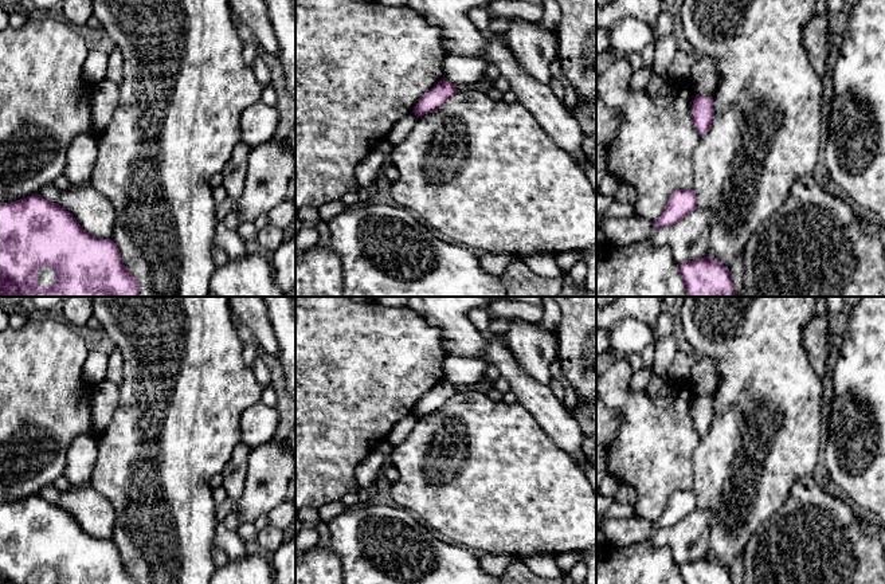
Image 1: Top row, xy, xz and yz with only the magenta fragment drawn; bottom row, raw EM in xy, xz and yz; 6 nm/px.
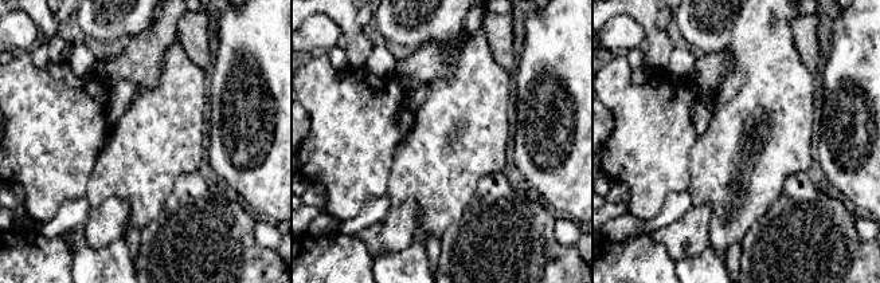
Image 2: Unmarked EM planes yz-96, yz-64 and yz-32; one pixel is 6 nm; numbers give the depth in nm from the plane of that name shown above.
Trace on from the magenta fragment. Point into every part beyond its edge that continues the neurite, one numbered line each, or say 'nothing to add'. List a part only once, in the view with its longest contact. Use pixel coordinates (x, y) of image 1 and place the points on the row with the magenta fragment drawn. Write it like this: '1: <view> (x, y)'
1: xy (44, 277)

